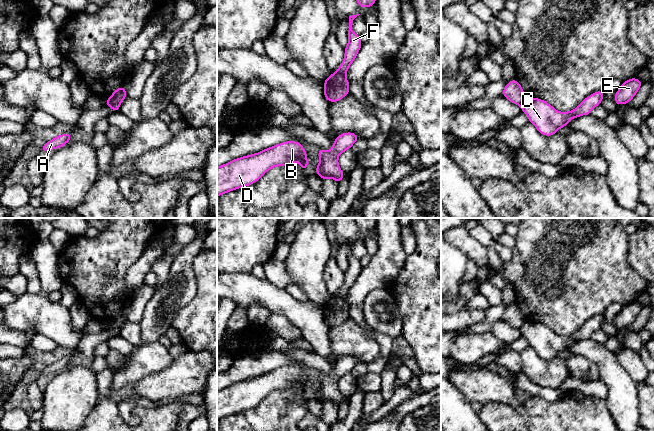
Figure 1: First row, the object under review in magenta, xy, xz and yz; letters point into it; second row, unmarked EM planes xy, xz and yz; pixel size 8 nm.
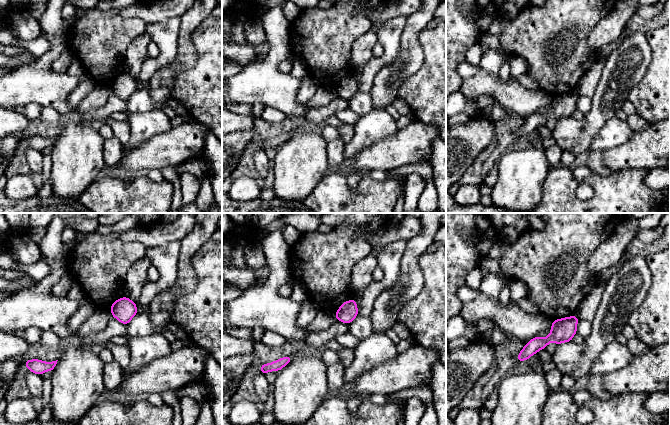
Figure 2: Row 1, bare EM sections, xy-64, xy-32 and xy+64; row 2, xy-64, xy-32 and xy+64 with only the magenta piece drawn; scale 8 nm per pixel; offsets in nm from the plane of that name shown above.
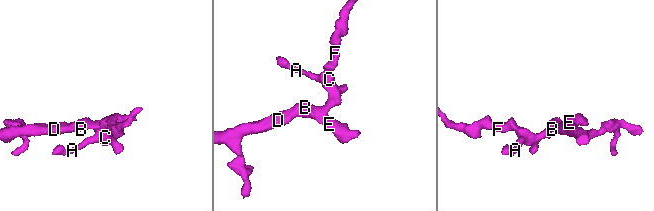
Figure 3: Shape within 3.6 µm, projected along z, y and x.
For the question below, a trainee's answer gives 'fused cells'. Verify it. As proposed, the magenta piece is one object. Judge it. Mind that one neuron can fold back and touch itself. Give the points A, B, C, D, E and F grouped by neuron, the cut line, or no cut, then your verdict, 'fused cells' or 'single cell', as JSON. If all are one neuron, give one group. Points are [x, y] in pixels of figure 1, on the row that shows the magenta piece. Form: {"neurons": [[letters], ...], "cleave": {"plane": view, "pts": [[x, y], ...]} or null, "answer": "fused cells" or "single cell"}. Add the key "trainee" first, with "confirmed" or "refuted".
{"trainee": "confirmed", "neurons": [["A", "B", "C", "D", "E"], ["F"]], "cleave": {"plane": "xy", "pts": [[109, 98], [120, 103]]}, "answer": "fused cells"}

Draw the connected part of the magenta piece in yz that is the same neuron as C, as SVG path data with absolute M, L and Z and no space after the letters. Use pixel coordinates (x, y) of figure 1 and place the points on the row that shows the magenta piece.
M604 91L594 92L585 98L577 108L569 112L559 112L546 101L537 98L526 97L520 104L529 122L545 136L551 136L557 131L567 126L567 123L576 117L589 115L594 107L601 104L604 97Z

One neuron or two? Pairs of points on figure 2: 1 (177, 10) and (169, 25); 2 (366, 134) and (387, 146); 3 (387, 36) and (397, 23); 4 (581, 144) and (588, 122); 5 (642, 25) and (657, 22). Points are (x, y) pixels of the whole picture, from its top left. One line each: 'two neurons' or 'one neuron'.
1: two neurons
2: two neurons
3: one neuron
4: one neuron
5: one neuron

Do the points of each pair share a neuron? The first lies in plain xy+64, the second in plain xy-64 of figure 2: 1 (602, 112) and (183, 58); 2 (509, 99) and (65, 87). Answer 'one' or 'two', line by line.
1: one
2: one

